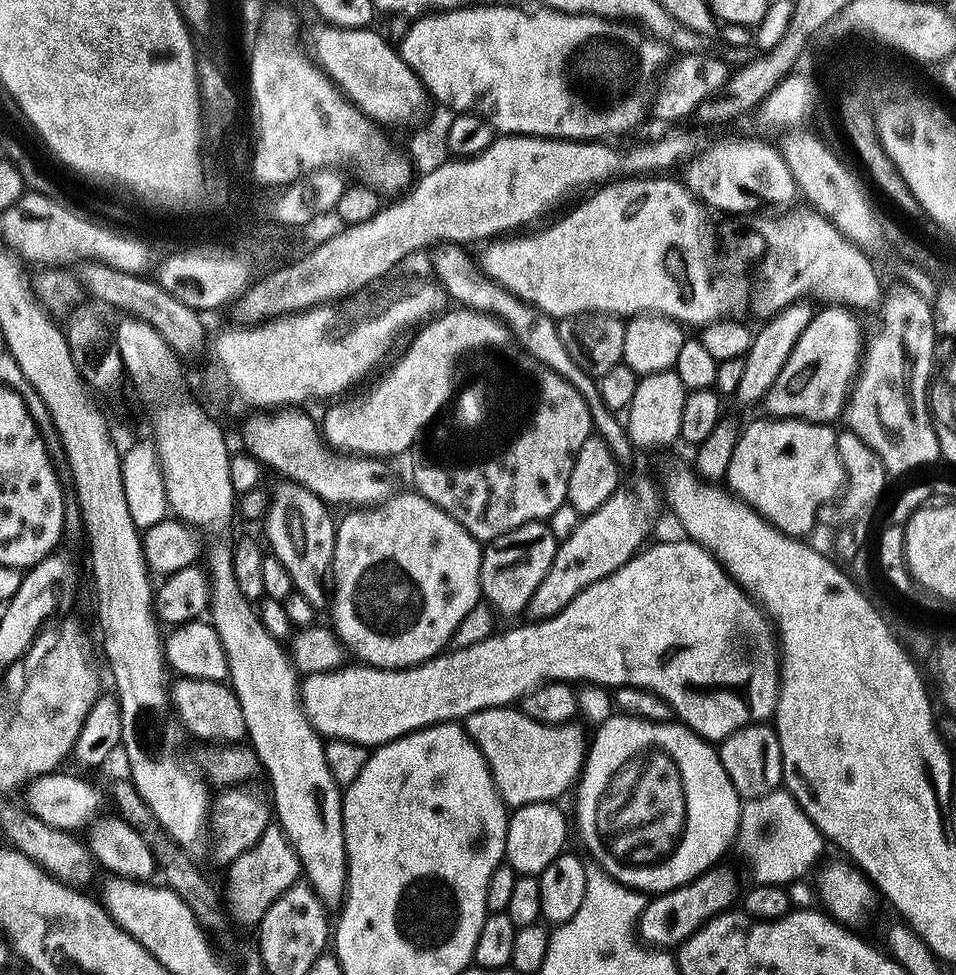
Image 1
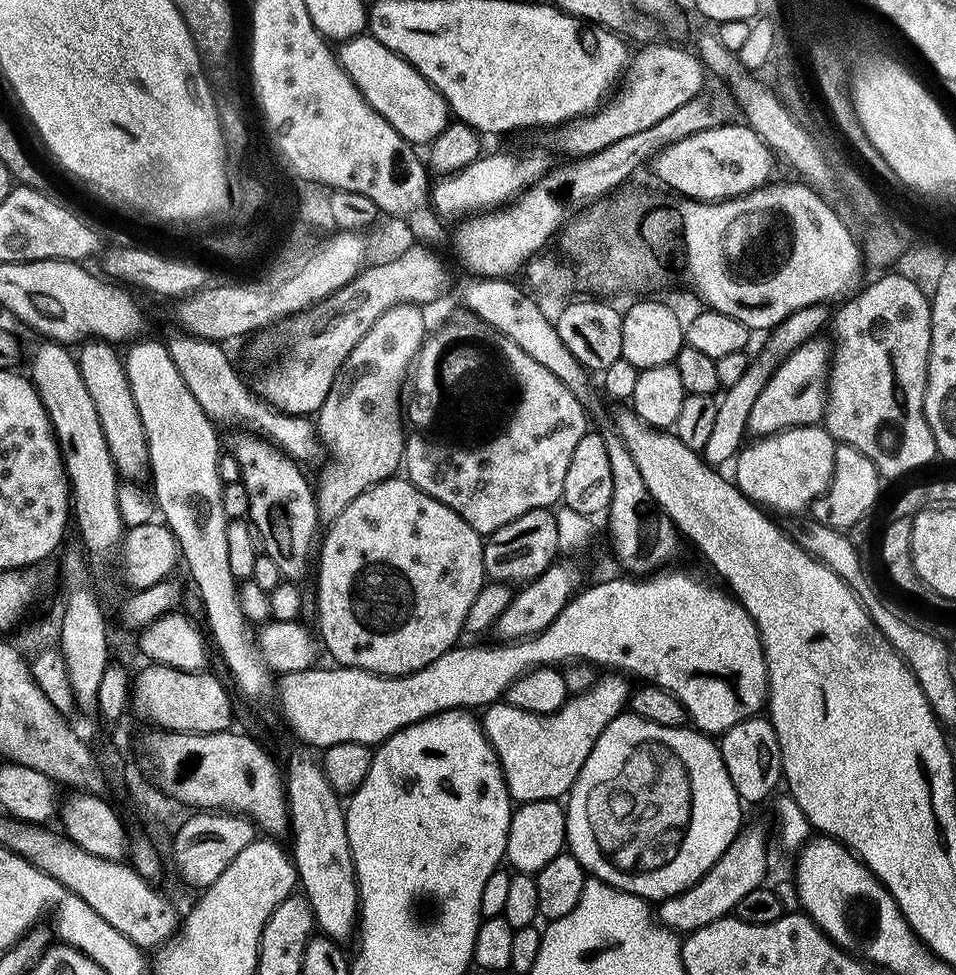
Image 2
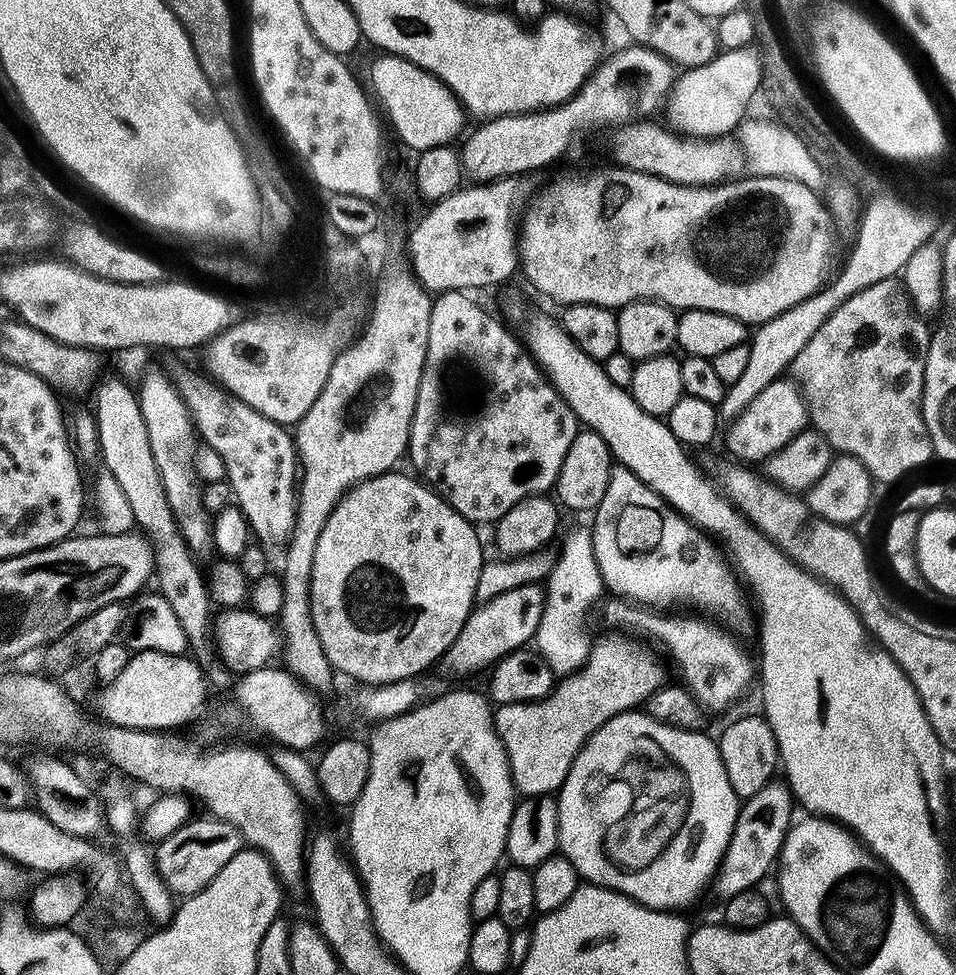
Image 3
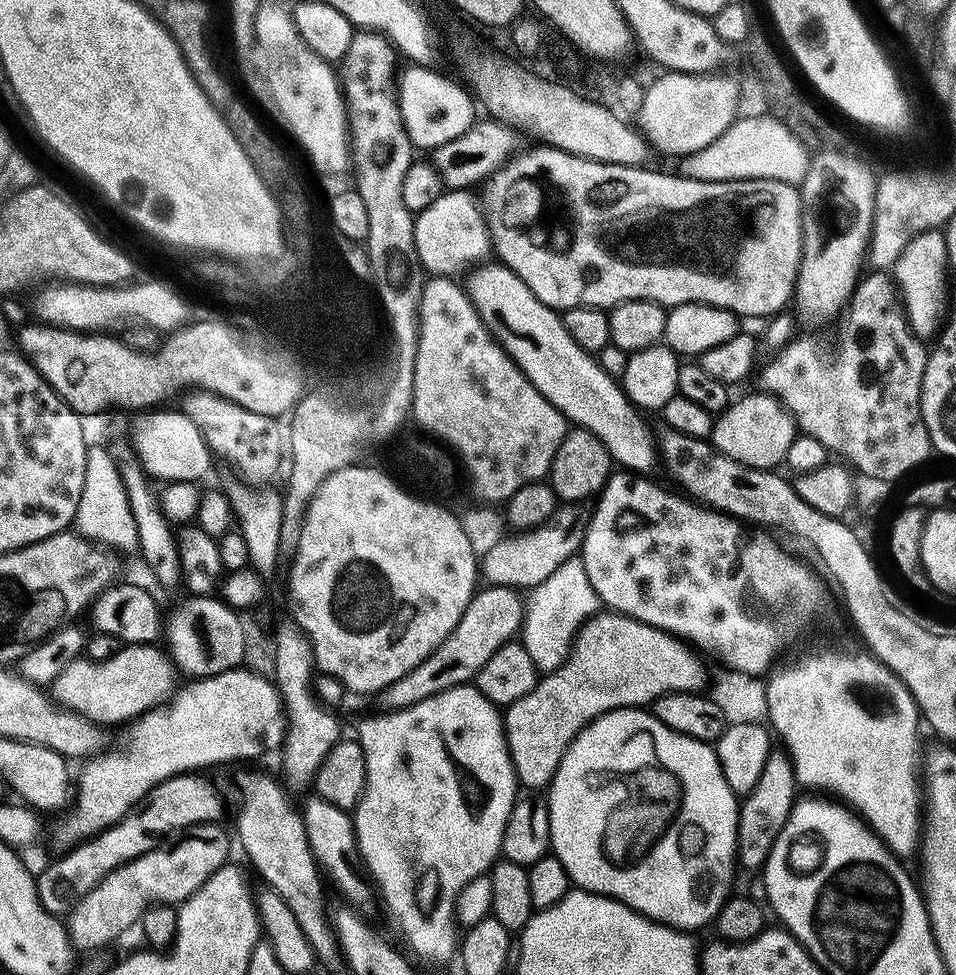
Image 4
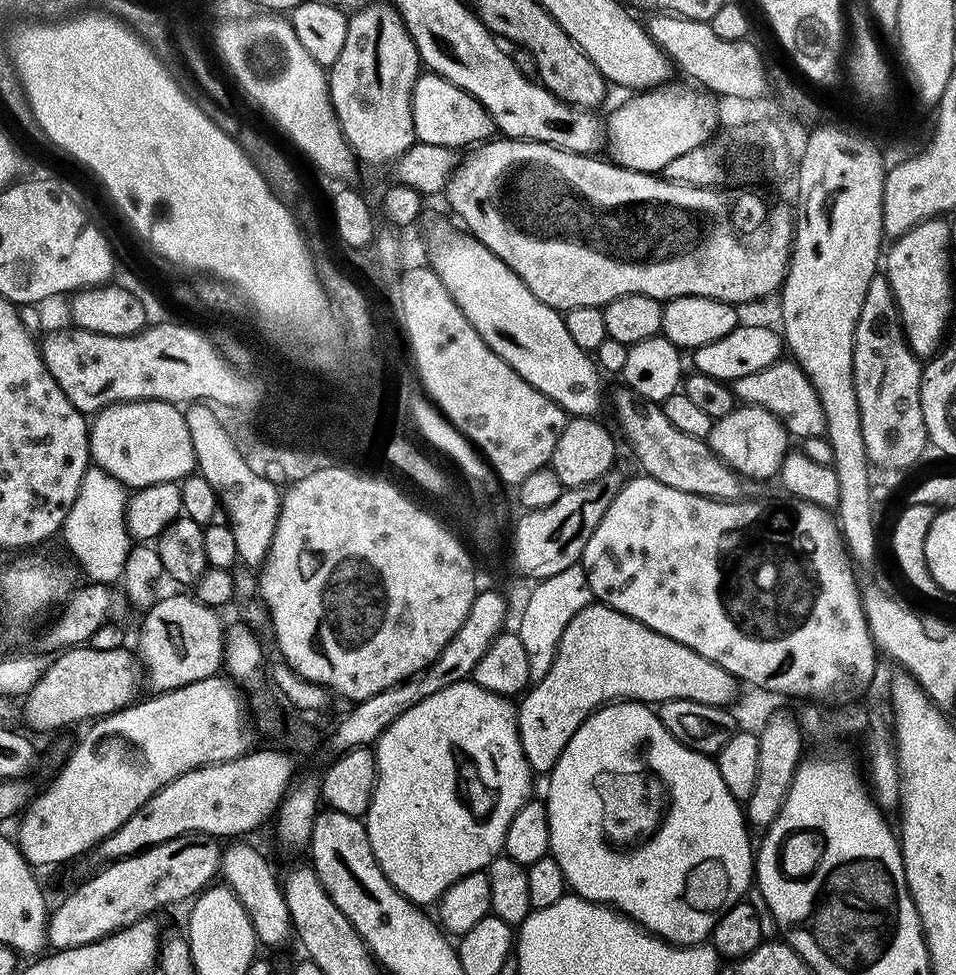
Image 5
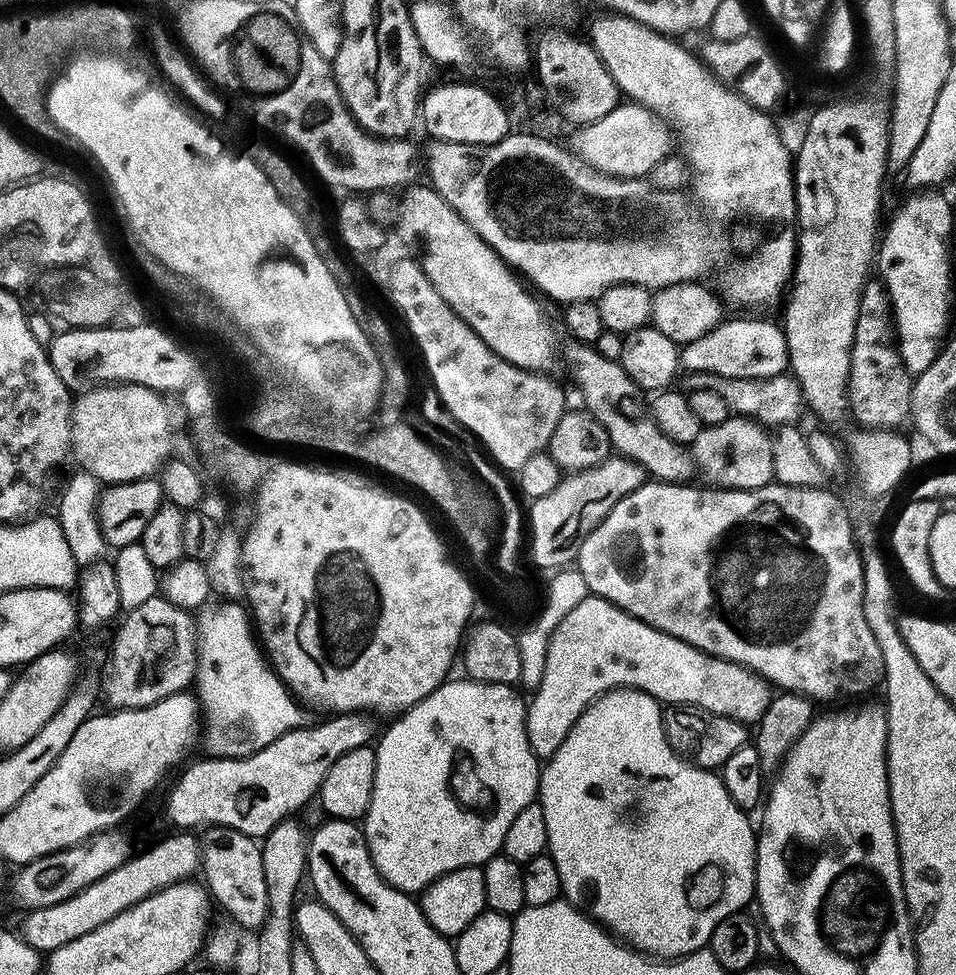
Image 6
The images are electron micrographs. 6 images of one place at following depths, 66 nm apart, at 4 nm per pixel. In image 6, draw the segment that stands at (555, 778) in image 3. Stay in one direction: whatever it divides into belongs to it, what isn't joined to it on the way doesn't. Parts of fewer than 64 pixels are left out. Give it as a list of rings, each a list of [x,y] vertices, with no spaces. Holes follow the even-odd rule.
[[[589,594],[578,603],[574,610],[570,611],[570,614],[566,614],[560,626],[553,630],[541,684],[531,693],[532,701],[530,699],[527,701],[526,734],[532,753],[537,758],[554,755],[582,713],[603,692],[610,692],[614,688],[637,688],[650,694],[655,700],[659,700],[661,705],[689,704],[692,707],[689,709],[713,712],[719,716],[740,720],[749,726],[757,723],[770,701],[768,681],[760,679],[748,668],[717,656],[711,656],[709,652],[682,642],[682,638],[674,638],[634,618],[630,613],[623,612],[609,600]]]

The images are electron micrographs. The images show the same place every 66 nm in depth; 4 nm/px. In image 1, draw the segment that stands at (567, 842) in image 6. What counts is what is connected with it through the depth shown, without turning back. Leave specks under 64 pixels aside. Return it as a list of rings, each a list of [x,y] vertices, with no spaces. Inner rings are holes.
[[[613,714],[599,725],[596,737],[591,737],[586,748],[584,768],[580,772],[580,779],[575,785],[576,792],[576,820],[574,816],[574,832],[580,835],[586,851],[592,855],[592,860],[597,869],[614,878],[619,884],[625,884],[627,888],[636,889],[640,894],[659,894],[669,892],[675,888],[681,888],[691,880],[697,880],[703,872],[721,863],[720,855],[731,846],[732,840],[737,839],[740,830],[740,810],[742,798],[734,790],[730,778],[720,761],[720,753],[704,737],[696,735],[691,728],[680,722],[667,724],[655,724],[649,720],[639,720],[633,716]]]

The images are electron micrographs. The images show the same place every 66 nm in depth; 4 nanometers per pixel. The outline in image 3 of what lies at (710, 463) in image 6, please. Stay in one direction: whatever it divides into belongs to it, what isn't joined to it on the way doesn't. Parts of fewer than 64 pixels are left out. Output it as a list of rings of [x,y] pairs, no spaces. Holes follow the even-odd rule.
[[[788,378],[775,380],[744,408],[742,414],[729,423],[726,446],[737,461],[758,464],[768,459],[809,425],[807,404],[795,381]]]

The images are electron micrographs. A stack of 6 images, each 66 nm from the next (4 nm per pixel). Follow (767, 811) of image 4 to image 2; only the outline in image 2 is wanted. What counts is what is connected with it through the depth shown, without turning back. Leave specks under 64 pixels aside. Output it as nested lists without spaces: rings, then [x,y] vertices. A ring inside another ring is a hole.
[[[752,824],[741,827],[739,834],[726,846],[722,858],[714,862],[714,866],[693,888],[687,888],[679,896],[669,900],[661,900],[658,904],[658,920],[666,928],[677,934],[687,934],[702,926],[710,926],[710,922],[718,922],[724,916],[735,913],[738,901],[750,890],[761,887],[765,883],[764,875],[768,872],[768,836]]]

